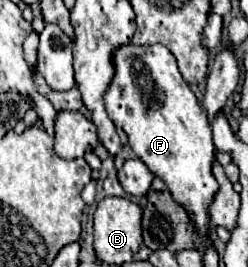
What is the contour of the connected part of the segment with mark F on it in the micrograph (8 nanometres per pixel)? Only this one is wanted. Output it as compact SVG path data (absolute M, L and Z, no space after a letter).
M122 45L114 53L114 79L108 87L108 93L104 93L106 111L116 127L120 127L128 135L128 145L136 153L138 159L142 159L148 169L160 177L166 187L170 189L172 197L184 205L194 219L194 225L200 233L208 235L208 205L218 191L218 183L212 177L212 163L214 163L214 151L212 145L212 127L208 123L206 113L202 111L200 103L196 101L194 93L188 89L186 81L182 79L174 55L164 45Z

